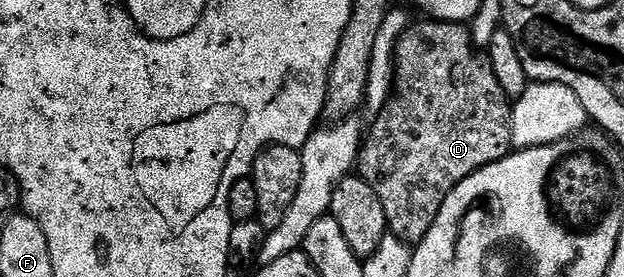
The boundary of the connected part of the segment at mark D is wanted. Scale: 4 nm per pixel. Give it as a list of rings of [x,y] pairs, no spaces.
[[[420,20],[417,24],[409,25],[408,29],[399,35],[400,39],[396,42],[396,83],[393,84],[392,99],[380,110],[380,115],[372,122],[372,127],[367,127],[366,137],[363,139],[360,156],[358,159],[358,174],[378,192],[378,200],[382,200],[382,208],[386,208],[386,220],[391,237],[408,243],[415,248],[420,241],[430,232],[438,212],[442,212],[442,204],[446,204],[446,196],[462,184],[474,172],[486,168],[495,162],[501,162],[507,154],[513,153],[512,144],[512,108],[513,103],[502,92],[502,84],[498,84],[498,76],[494,76],[492,65],[488,63],[487,57],[478,52],[478,47],[472,41],[471,29],[463,22],[437,22],[435,20]]]

